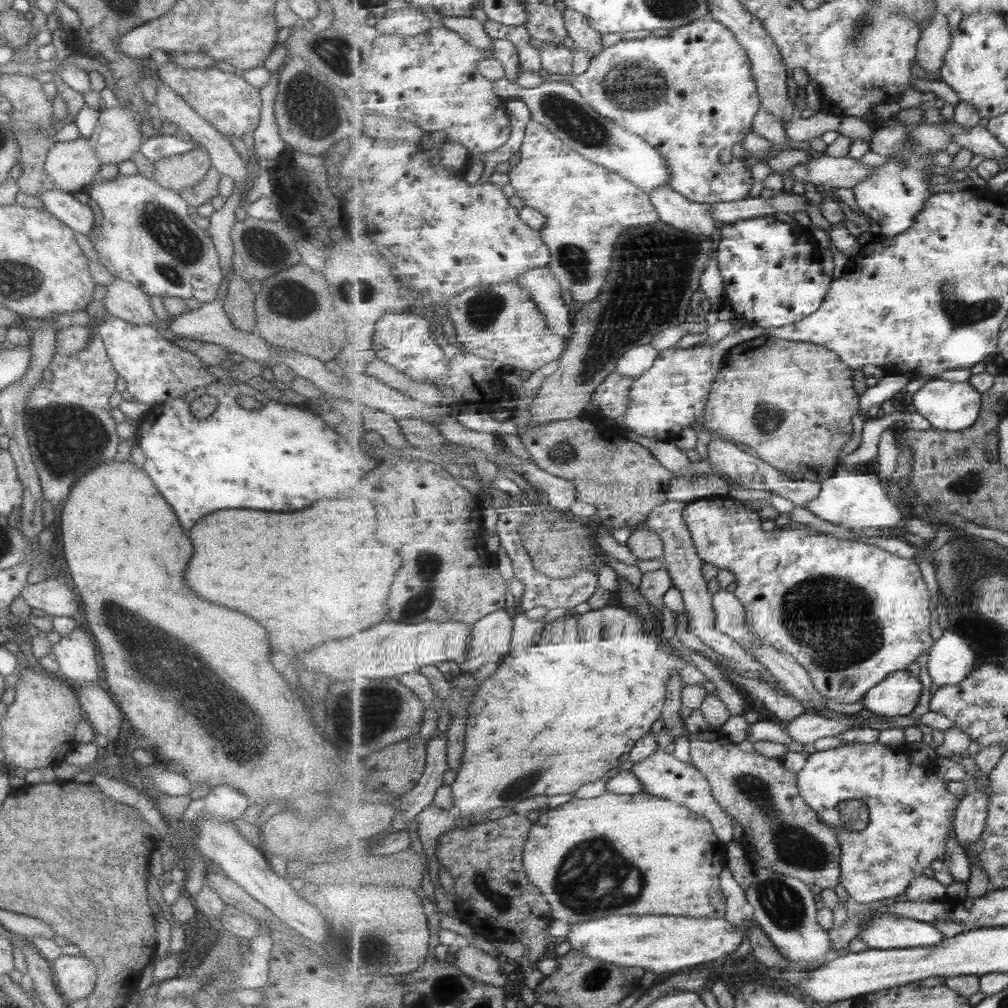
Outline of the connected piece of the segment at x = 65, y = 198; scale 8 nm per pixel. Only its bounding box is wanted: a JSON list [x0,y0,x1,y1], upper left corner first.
[38,189,94,236]

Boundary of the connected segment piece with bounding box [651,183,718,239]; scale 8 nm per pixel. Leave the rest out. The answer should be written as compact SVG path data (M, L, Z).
M666 184L651 194L652 201L662 217L662 221L694 235L703 235L708 239L716 234L718 226L713 214L712 204L693 202Z

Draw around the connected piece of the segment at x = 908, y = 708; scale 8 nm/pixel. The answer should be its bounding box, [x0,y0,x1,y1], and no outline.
[865,670,924,717]

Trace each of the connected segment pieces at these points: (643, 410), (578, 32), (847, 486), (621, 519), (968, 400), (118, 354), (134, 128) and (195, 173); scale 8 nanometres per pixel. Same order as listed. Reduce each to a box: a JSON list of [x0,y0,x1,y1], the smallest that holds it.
[[623,326,770,443],[564,6,604,56],[808,464,906,532],[516,409,676,529],[913,378,983,432],[96,315,216,404],[88,105,144,164],[153,143,211,192]]

